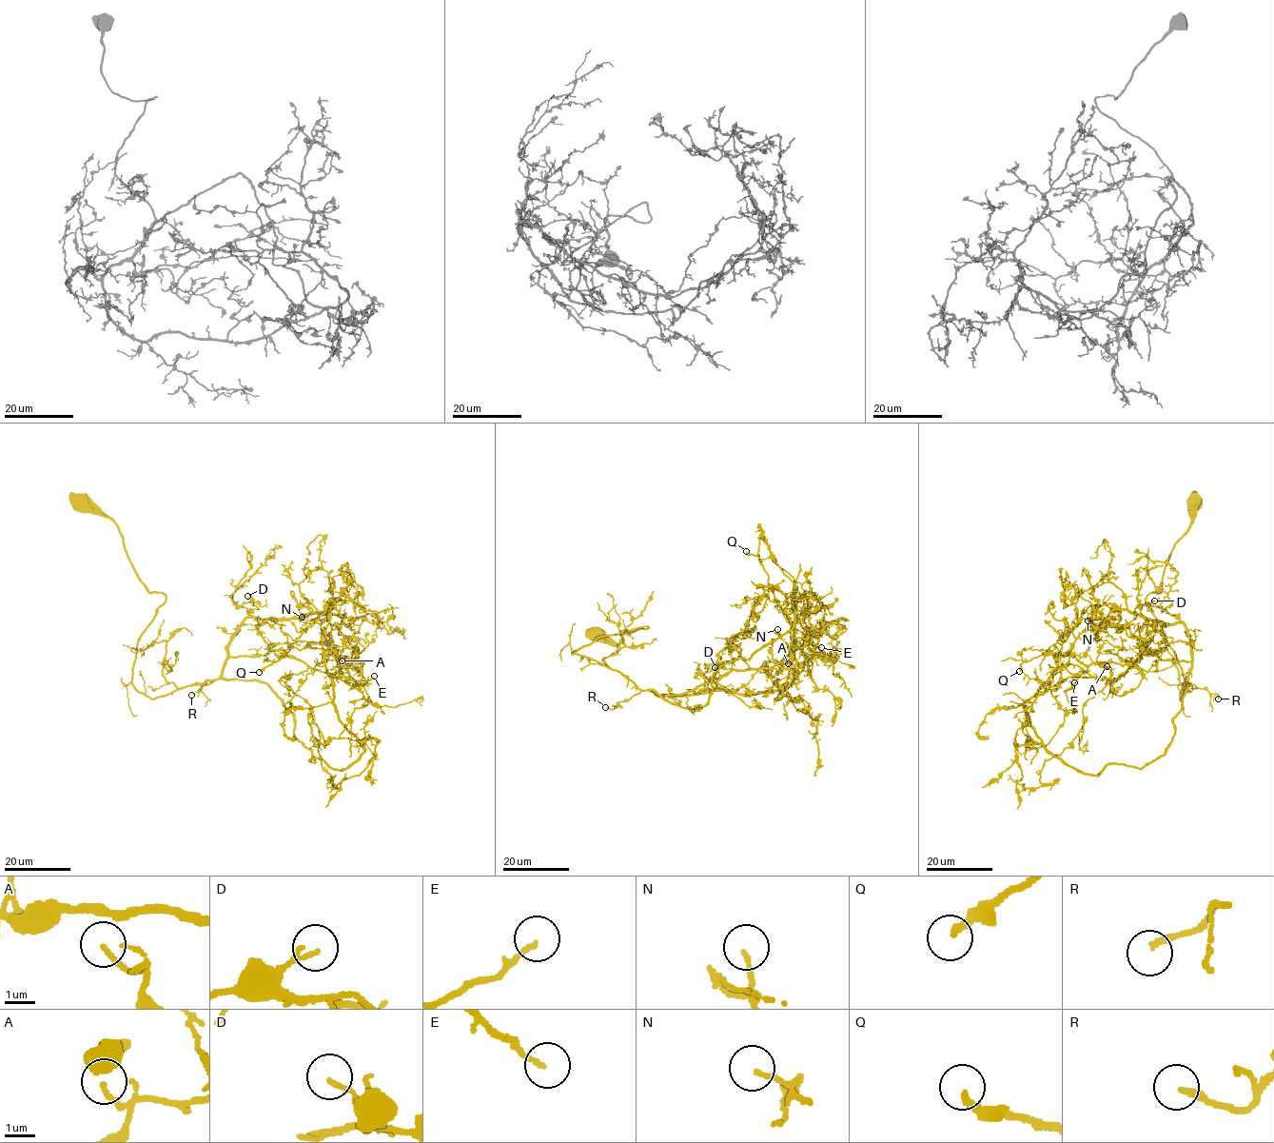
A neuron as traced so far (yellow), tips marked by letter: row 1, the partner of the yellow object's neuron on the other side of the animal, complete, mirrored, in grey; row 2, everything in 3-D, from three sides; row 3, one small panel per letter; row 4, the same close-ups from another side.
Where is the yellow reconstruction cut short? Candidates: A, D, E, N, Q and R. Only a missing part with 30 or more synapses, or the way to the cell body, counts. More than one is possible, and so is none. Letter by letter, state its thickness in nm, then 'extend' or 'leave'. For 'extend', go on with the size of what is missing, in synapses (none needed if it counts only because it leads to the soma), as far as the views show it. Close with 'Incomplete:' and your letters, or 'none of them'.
A: 140 nm | leave
D: 120 nm | leave
E: 150 nm | leave
N: 140 nm | extend | 30 syn
Q: 240 nm | extend | 35 syn
R: 200 nm | extend | 45 syn
Incomplete: N, Q, R

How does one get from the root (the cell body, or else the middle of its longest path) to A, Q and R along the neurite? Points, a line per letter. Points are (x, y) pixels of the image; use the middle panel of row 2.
A: (596, 635), (618, 644), (623, 630), (648, 626), (572, 653), (660, 696), (685, 694), (732, 669), (788, 663)
Q: (596, 635), (618, 644), (623, 630), (648, 626), (572, 653), (660, 696), (782, 690), (813, 642), (746, 551)
R: (596, 635), (618, 644), (623, 630), (648, 626), (601, 636), (571, 652), (618, 670), (639, 690), (605, 707)

